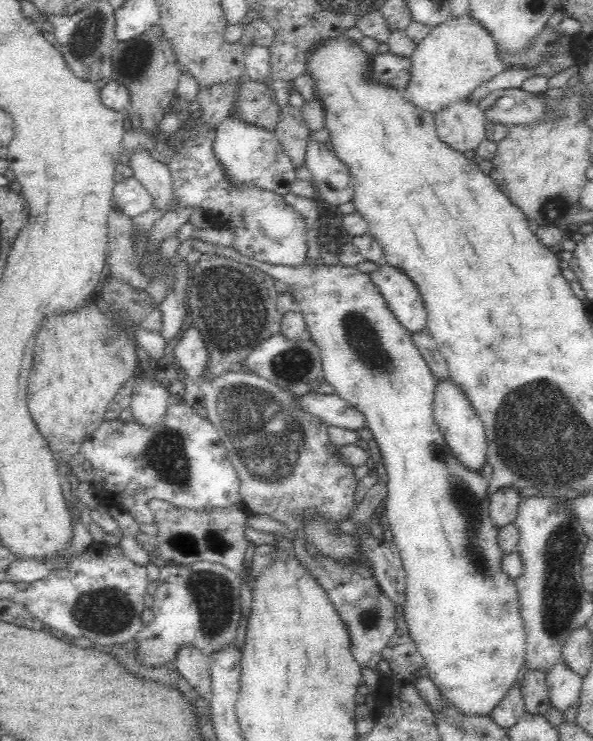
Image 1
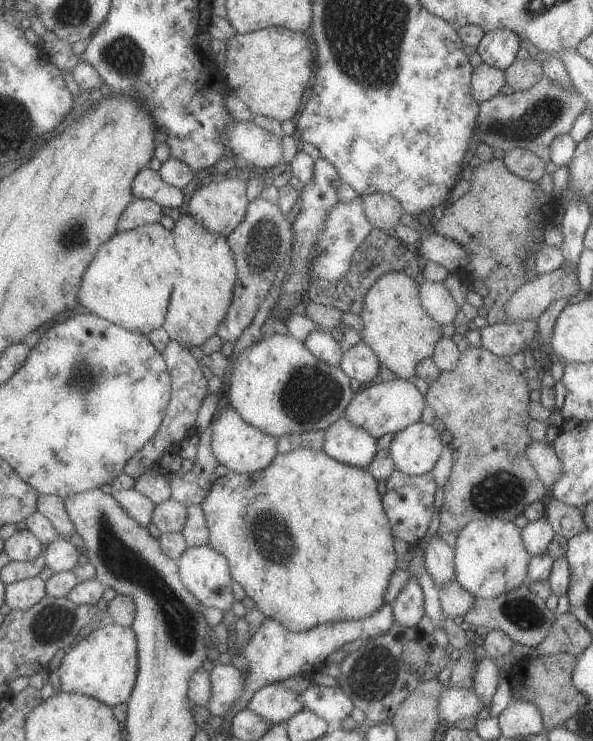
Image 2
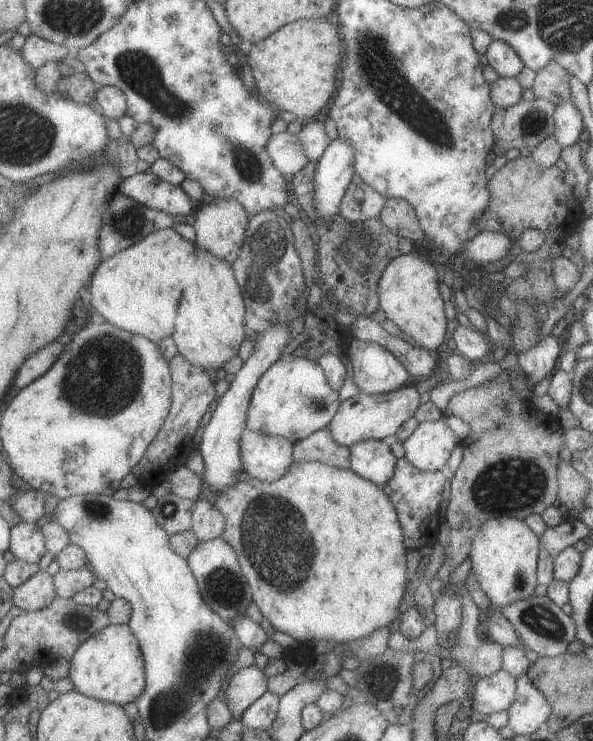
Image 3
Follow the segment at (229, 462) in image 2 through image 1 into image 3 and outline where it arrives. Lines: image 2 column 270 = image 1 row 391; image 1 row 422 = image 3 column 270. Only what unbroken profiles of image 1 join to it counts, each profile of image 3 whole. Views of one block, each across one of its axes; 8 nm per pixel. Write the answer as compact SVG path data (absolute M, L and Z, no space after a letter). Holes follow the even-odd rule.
M246 427L241 436L241 460L251 478L274 482L295 464L294 444L280 435L253 432Z

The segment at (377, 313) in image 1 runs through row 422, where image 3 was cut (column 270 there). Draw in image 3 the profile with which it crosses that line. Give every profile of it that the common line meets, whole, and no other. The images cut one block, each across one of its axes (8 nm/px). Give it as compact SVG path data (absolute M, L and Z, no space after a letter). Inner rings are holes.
M307 356L292 357L279 360L263 374L253 394L246 424L253 432L280 435L294 444L330 427L343 401L339 401L339 392L331 388L318 362Z

